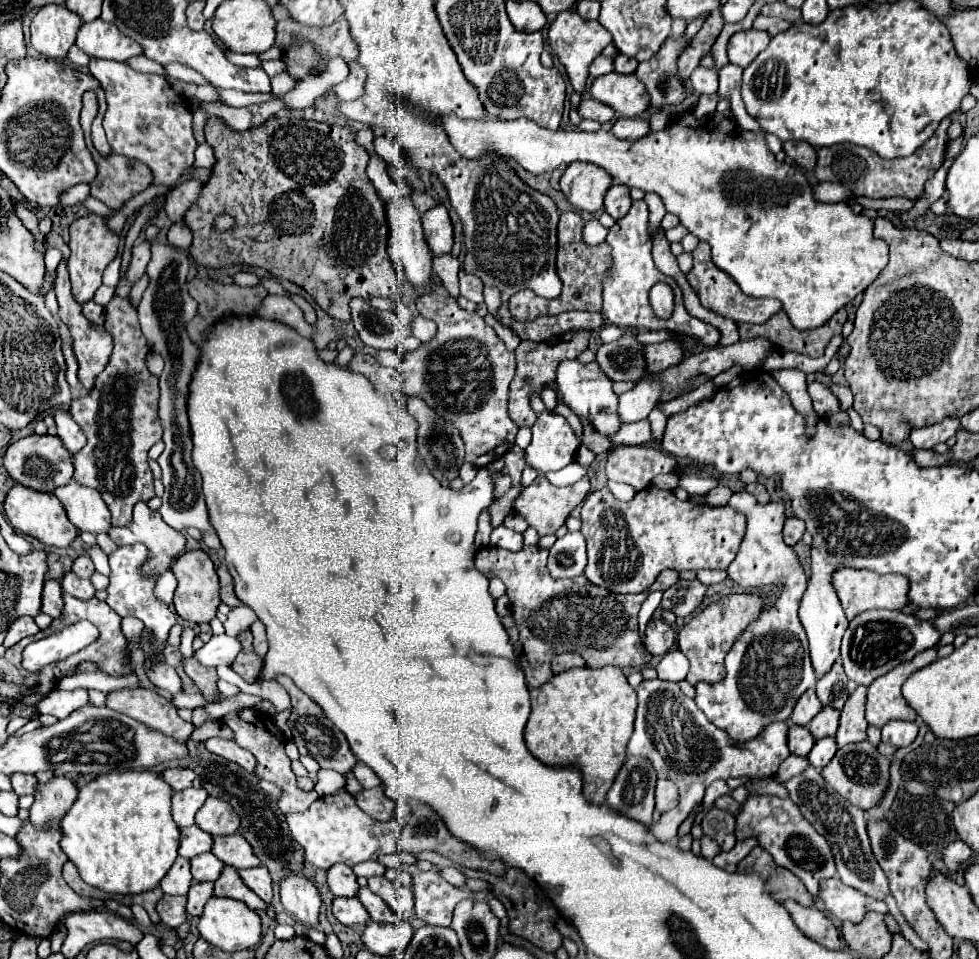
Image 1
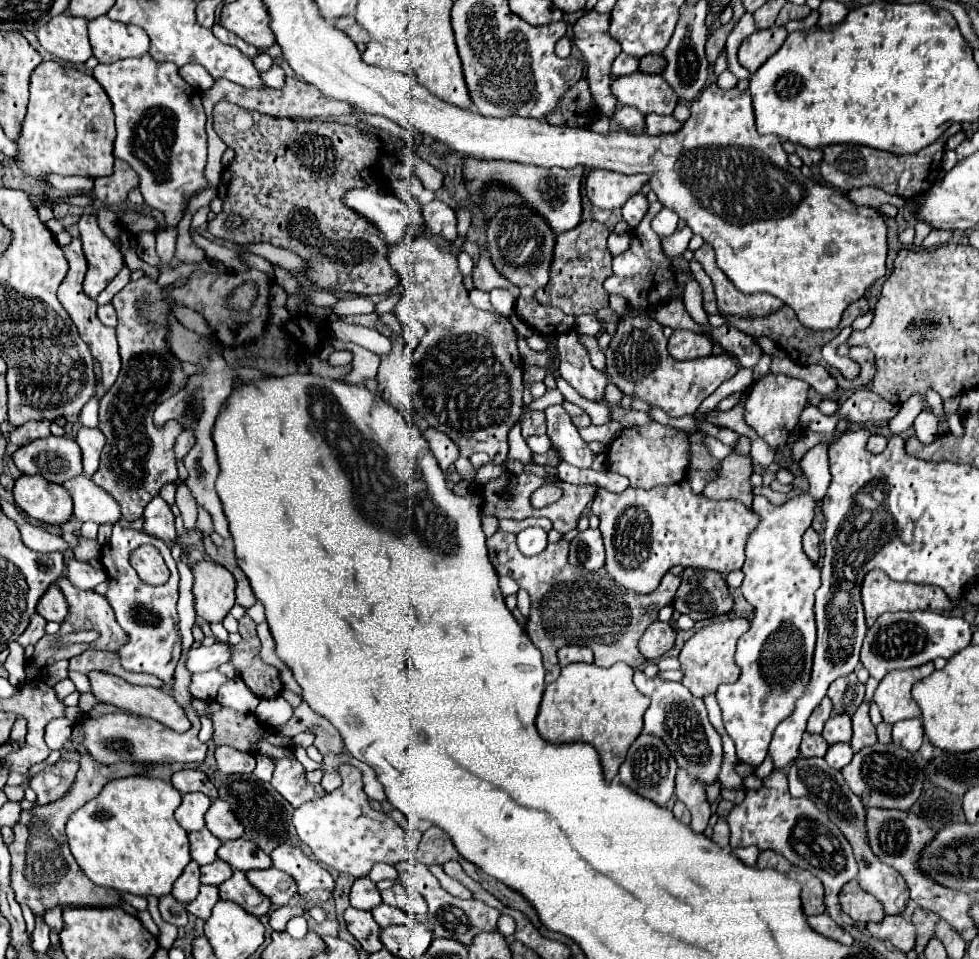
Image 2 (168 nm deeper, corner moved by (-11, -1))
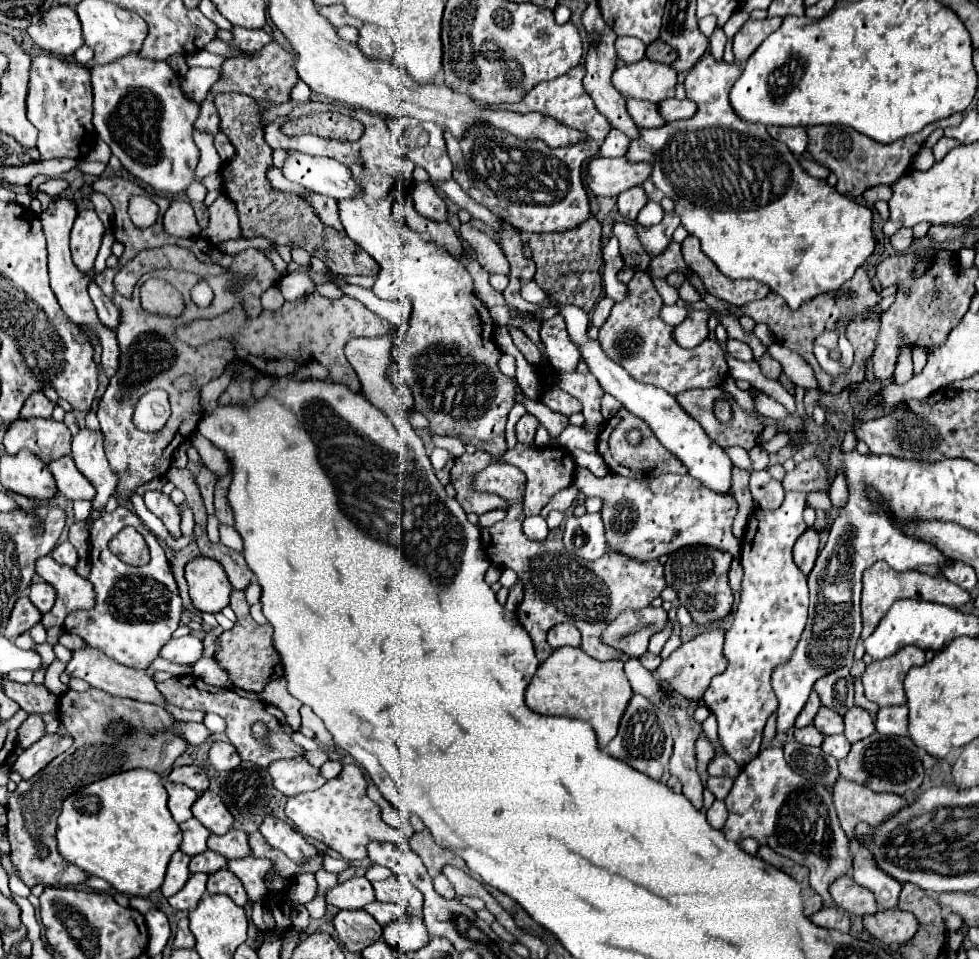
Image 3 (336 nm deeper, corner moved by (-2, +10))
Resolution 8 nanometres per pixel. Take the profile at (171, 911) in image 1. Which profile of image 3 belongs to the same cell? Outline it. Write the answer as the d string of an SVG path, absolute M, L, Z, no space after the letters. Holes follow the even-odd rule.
M139 896L131 897L129 905L130 907L138 910L141 914L145 914L152 908L157 908L157 906L151 900Z

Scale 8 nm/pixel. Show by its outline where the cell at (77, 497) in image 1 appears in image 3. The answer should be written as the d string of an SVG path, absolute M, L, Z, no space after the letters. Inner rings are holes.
M70 456L52 460L48 464L48 468L56 480L60 494L64 494L68 500L90 500L90 502L94 500L94 496L96 496L94 486L78 472L78 468Z

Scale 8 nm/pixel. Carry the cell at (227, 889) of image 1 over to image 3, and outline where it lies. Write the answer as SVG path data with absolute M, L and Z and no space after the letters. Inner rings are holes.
M222 868L222 870L208 876L208 892L210 894L226 894L238 906L246 906L246 902L248 902L246 890L242 888L242 882L228 868Z

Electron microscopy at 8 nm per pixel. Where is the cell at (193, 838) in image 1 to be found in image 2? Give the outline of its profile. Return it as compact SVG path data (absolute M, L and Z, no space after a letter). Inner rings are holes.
M201 829L195 833L189 833L191 839L191 857L199 865L207 865L217 859L217 849L221 847L221 841L211 835L209 829Z

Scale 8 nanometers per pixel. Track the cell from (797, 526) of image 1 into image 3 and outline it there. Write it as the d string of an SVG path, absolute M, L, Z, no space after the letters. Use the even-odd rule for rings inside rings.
M806 528L806 532L794 544L794 562L804 574L808 574L814 566L814 560L818 556L818 544L820 540L814 528Z

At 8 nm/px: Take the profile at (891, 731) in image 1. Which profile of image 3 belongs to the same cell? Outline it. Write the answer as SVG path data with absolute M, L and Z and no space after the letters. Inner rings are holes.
M890 706L880 708L876 716L876 730L884 736L908 734L908 708L906 706Z

